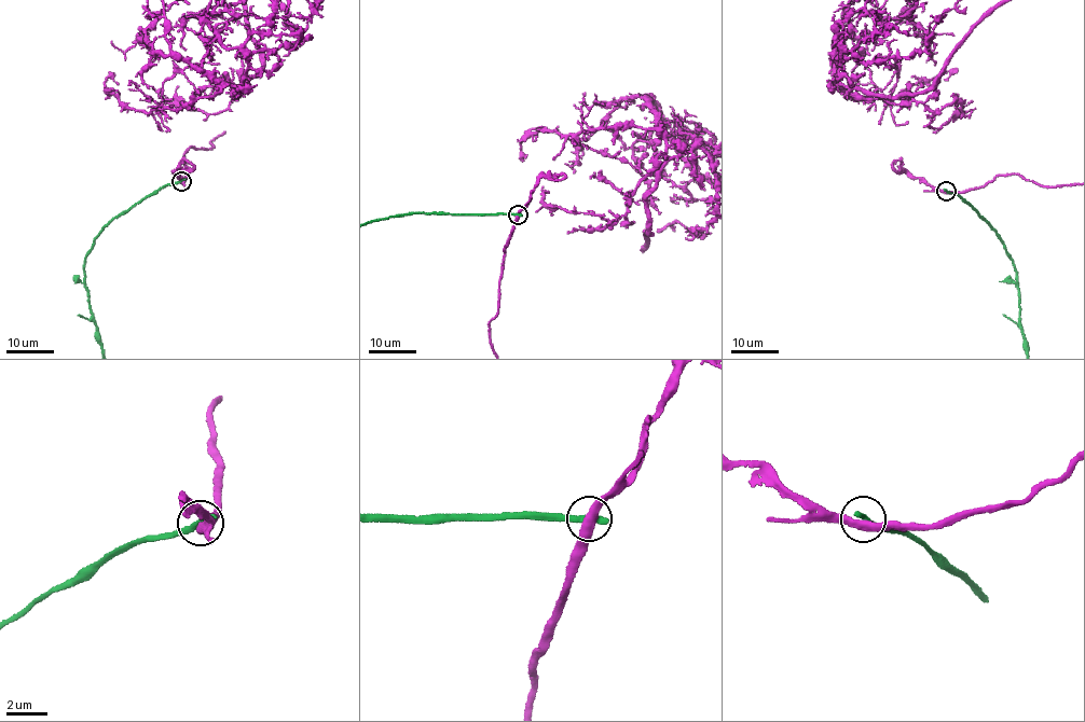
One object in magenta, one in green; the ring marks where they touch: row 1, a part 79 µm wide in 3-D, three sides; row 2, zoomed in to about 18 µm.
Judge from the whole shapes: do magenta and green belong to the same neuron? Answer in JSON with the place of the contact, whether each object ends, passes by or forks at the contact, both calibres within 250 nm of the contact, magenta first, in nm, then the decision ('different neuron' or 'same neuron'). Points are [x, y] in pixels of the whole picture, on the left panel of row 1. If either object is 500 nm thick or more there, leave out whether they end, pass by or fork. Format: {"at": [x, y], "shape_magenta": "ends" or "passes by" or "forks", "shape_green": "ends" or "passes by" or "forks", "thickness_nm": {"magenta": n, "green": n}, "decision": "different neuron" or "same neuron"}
{"at": [181, 181], "shape_magenta": "passes by", "shape_green": "ends", "thickness_nm": {"magenta": 400, "green": 380}, "decision": "different neuron"}

